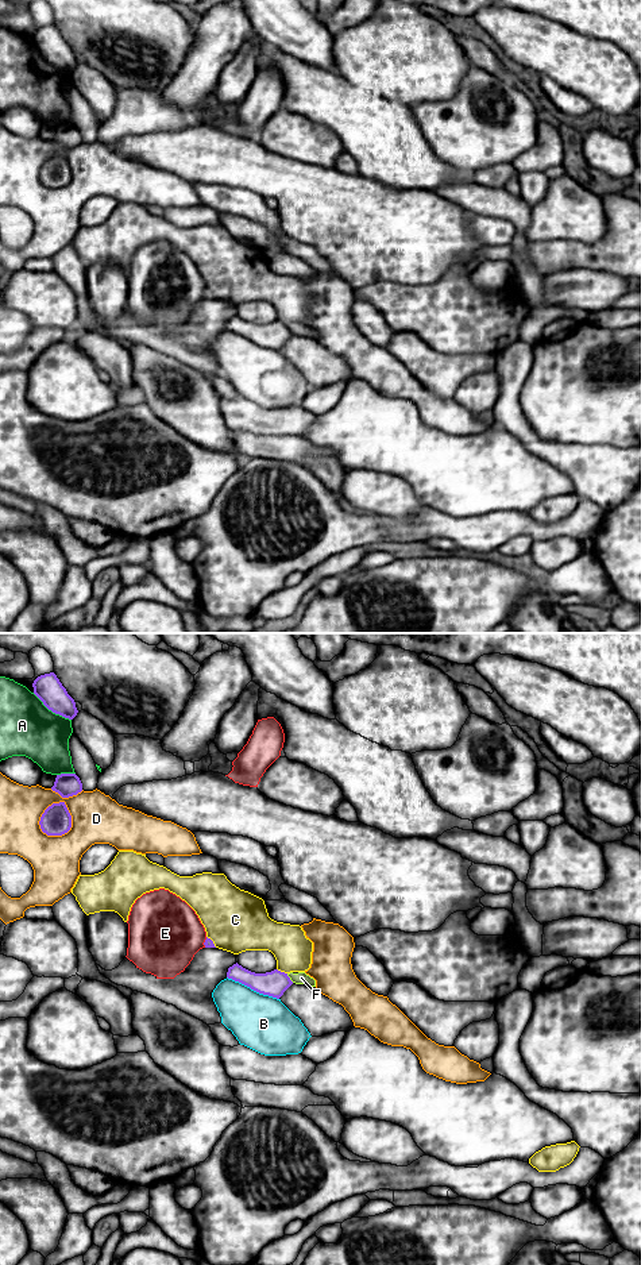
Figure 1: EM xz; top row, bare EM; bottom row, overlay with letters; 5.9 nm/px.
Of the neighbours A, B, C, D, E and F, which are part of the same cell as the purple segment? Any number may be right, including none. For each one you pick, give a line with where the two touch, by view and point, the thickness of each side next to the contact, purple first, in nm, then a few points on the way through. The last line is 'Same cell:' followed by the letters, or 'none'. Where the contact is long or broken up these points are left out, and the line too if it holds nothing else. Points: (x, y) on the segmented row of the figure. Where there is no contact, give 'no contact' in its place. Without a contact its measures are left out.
Same cell: none

